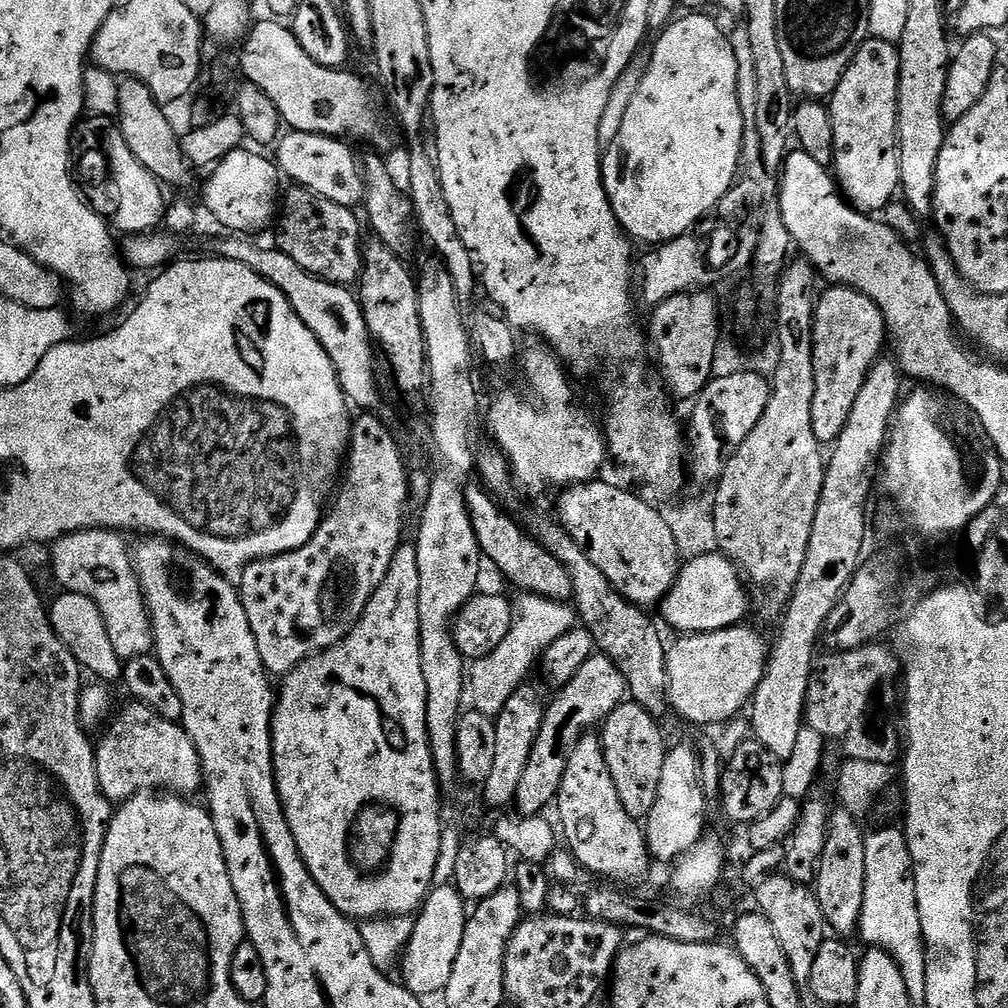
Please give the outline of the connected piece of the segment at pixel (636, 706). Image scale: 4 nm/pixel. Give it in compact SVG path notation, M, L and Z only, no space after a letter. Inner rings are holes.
M640 702L619 704L602 724L604 757L610 770L610 778L614 778L618 798L622 798L622 806L627 812L641 816L640 818L647 817L648 811L654 806L666 755L664 732L644 706Z

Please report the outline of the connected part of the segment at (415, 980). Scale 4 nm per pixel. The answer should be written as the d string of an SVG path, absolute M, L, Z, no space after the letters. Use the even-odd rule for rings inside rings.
M435 885L428 893L413 921L412 934L400 960L402 982L409 992L427 998L444 990L461 949L467 917L467 903L455 885Z

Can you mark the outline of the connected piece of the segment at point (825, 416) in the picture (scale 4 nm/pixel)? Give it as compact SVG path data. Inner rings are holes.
M843 286L825 287L825 292L819 293L815 301L815 316L813 318L813 368L814 368L814 392L812 402L811 425L814 428L814 436L822 444L831 443L844 429L848 421L850 410L860 393L862 383L862 368L860 372L860 344L880 344L886 340L886 325L882 310L870 298L866 298L853 288Z

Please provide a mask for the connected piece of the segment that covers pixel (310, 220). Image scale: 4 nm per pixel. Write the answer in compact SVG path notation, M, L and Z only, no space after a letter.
M292 186L289 189L289 192L287 189L283 193L282 207L278 212L280 229L277 230L276 237L274 237L276 247L282 249L290 258L294 258L294 262L298 262L298 266L302 266L302 270L306 270L312 276L317 276L320 280L331 284L355 285L360 278L362 263L360 258L362 231L360 232L360 224L356 221L357 213L346 206L338 206L338 202L330 202L326 198L322 198L316 192L311 192L309 188Z

